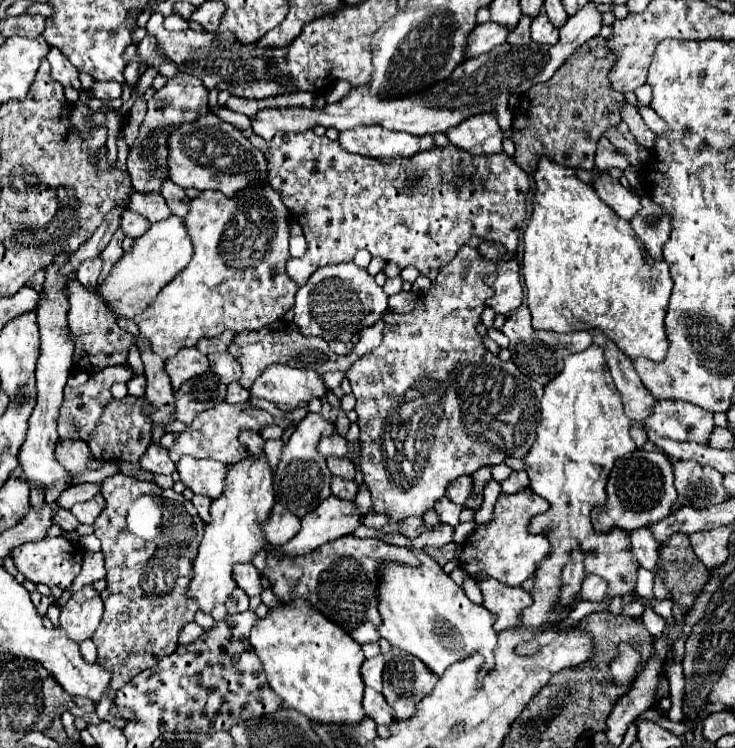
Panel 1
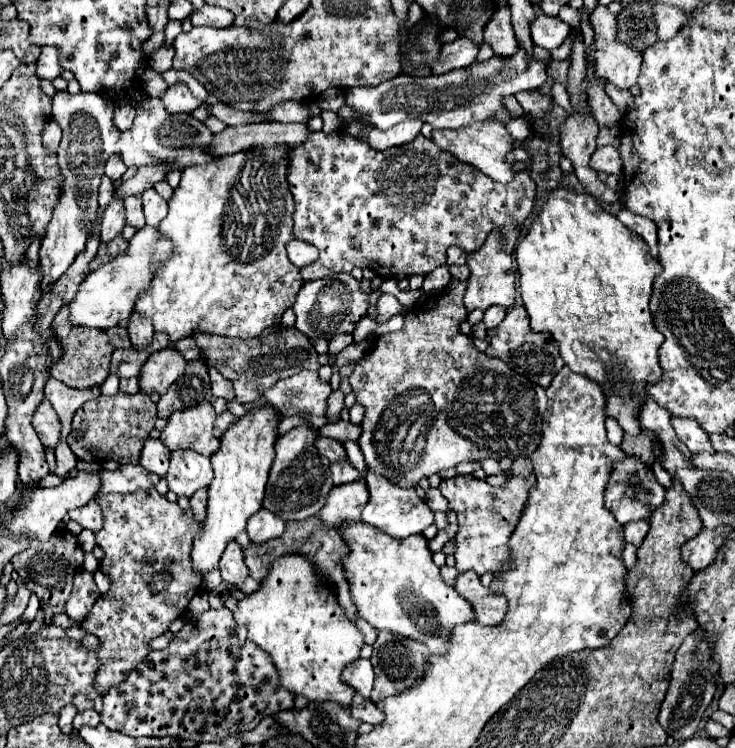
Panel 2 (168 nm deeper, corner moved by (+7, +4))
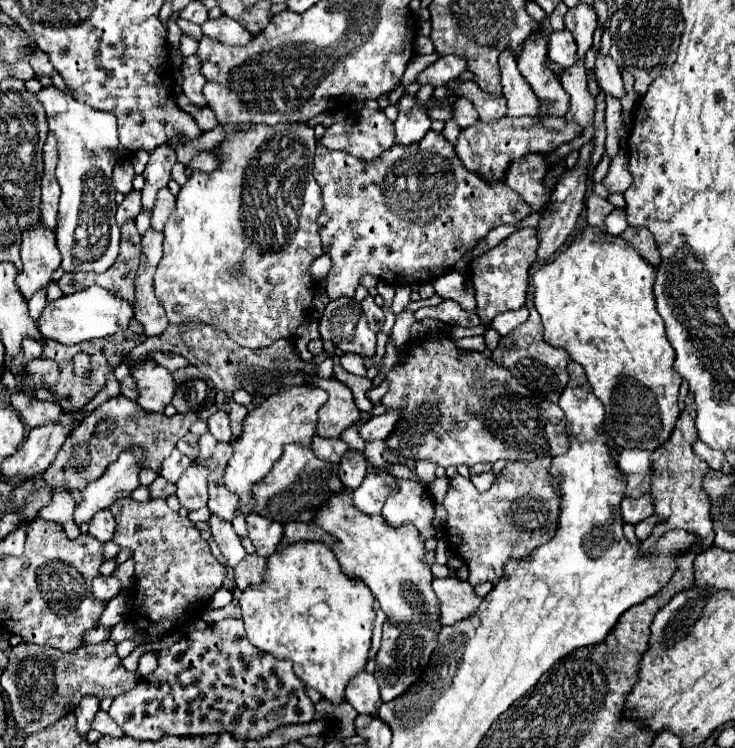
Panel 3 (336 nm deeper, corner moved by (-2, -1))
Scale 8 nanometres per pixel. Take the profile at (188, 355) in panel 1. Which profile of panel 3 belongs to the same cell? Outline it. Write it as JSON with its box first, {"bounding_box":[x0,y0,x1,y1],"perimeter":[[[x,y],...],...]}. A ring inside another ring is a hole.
{"bounding_box":[132,359,176,413],"perimeter":[[[148,359],[144,361],[144,365],[136,367],[132,377],[136,379],[136,385],[140,389],[138,403],[142,405],[142,409],[162,413],[176,391],[176,381],[172,373],[156,361]]]}

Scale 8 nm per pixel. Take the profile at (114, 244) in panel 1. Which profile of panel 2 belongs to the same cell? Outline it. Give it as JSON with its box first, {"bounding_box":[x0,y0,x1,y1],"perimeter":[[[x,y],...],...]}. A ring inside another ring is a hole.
{"bounding_box":[101,198,127,242],"perimeter":[[[113,198],[103,212],[103,218],[101,218],[101,242],[111,242],[115,236],[119,236],[125,224],[127,222],[125,222],[123,202]]]}

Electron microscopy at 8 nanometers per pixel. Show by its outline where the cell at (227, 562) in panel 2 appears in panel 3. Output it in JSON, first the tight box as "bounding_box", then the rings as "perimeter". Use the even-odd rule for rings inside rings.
{"bounding_box":[208,515,246,567],"perimeter":[[[214,515],[210,517],[208,523],[210,523],[210,531],[212,531],[212,535],[214,535],[226,563],[230,567],[236,567],[246,557],[246,551],[244,551],[244,547],[240,543],[240,537],[232,529],[232,523],[226,523],[226,521],[222,521],[222,519],[214,517]]]}

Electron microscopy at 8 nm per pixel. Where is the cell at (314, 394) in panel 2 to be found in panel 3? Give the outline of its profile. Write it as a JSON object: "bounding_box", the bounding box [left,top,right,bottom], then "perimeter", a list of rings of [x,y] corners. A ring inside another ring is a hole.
{"bounding_box":[310,377,360,437],"perimeter":[[[318,377],[310,385],[324,387],[324,391],[328,393],[328,401],[318,411],[318,423],[316,423],[318,435],[320,437],[340,437],[340,433],[348,429],[360,415],[358,407],[354,405],[350,389],[334,377],[332,379]]]}

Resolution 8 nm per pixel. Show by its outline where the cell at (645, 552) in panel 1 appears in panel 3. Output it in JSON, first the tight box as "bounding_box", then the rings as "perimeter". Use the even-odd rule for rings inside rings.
{"bounding_box":[636,515,658,541],"perimeter":[[[652,515],[652,517],[648,517],[648,519],[644,519],[644,521],[640,521],[636,525],[636,537],[638,537],[638,541],[644,541],[652,533],[652,527],[654,527],[656,521],[658,521],[656,515]]]}

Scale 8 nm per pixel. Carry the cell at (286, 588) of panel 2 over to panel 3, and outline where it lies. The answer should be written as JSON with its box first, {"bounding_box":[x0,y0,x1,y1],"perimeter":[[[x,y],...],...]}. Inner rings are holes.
{"bounding_box":[240,541,376,705],"perimeter":[[[300,541],[288,545],[282,553],[270,555],[262,577],[264,581],[260,585],[246,589],[240,597],[248,641],[274,657],[290,659],[294,663],[294,673],[306,687],[316,689],[324,699],[336,705],[344,703],[344,689],[348,681],[356,673],[364,671],[368,661],[372,621],[376,617],[372,609],[372,591],[362,581],[346,577],[332,549],[316,541]]]}

